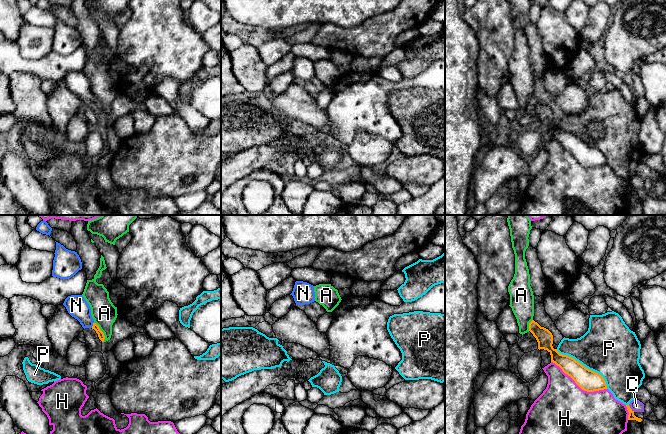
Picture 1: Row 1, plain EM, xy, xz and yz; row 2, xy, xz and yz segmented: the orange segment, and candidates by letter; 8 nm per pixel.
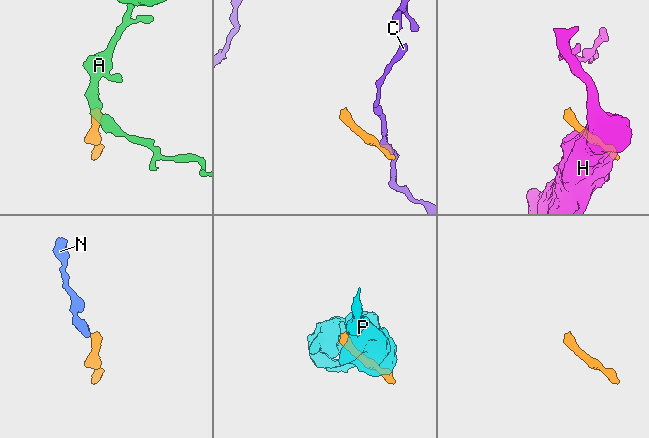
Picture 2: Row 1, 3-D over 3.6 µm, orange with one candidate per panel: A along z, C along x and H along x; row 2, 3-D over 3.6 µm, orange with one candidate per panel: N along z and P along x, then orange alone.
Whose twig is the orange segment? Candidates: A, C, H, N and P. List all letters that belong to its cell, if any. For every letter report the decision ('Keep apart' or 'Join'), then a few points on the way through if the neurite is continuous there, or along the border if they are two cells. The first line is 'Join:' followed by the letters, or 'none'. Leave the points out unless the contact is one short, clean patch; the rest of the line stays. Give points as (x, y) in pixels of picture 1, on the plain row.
Join: N
A: Keep apart. Boundary: xy (94, 98), (103, 109), (104, 117)
C: Keep apart. Boundary: yz (628, 180), (634, 187)
H: Keep apart
N: Join. Path across: xy (101, 112), (93, 101), (76, 81)
P: Keep apart

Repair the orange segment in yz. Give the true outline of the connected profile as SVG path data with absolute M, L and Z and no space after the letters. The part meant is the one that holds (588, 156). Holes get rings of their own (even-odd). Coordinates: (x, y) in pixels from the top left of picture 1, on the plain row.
M532 96L529 99L529 107L536 114L538 125L547 126L551 131L551 138L559 142L582 166L594 168L607 165L606 158L600 150L589 146L574 134L560 130L553 124L553 111L548 105Z

